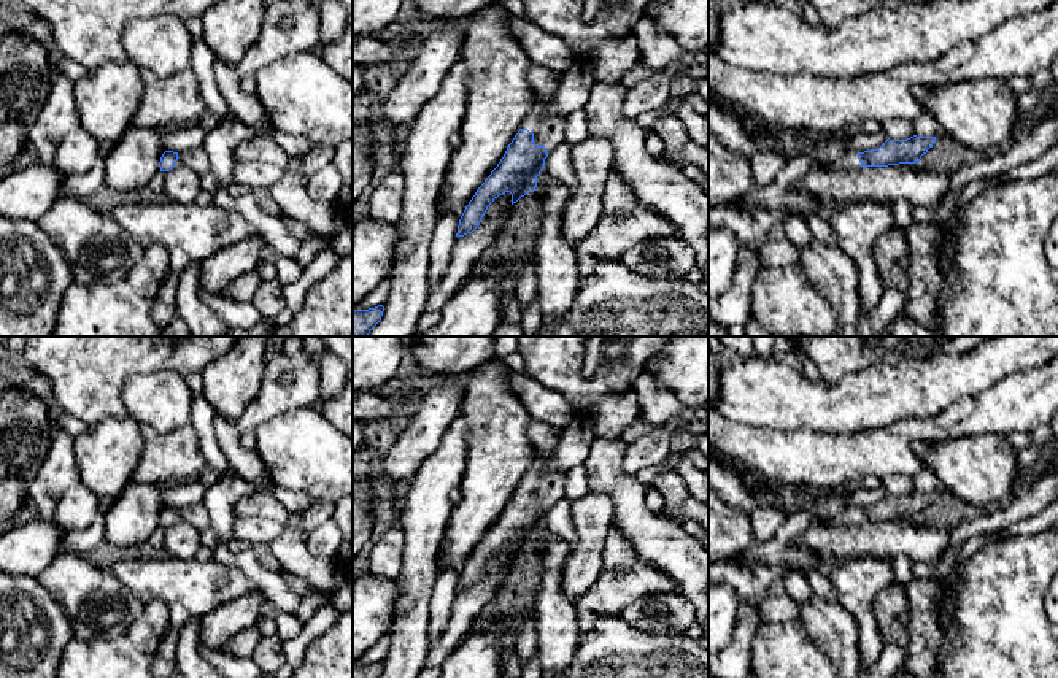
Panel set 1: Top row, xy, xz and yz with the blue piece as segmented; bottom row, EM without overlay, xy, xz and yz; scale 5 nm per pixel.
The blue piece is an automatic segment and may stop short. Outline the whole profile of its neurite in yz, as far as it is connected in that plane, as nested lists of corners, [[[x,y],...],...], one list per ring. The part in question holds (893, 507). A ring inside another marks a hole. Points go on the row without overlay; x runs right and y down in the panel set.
[[[910,492],[907,495],[886,495],[880,503],[844,510],[829,522],[818,521],[829,526],[858,526],[861,522],[888,522],[899,519],[920,518],[921,511],[928,508],[936,499],[936,492]]]

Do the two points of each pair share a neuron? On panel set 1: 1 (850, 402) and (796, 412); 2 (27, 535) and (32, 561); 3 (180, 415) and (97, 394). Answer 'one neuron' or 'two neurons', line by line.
1: one neuron
2: one neuron
3: two neurons

